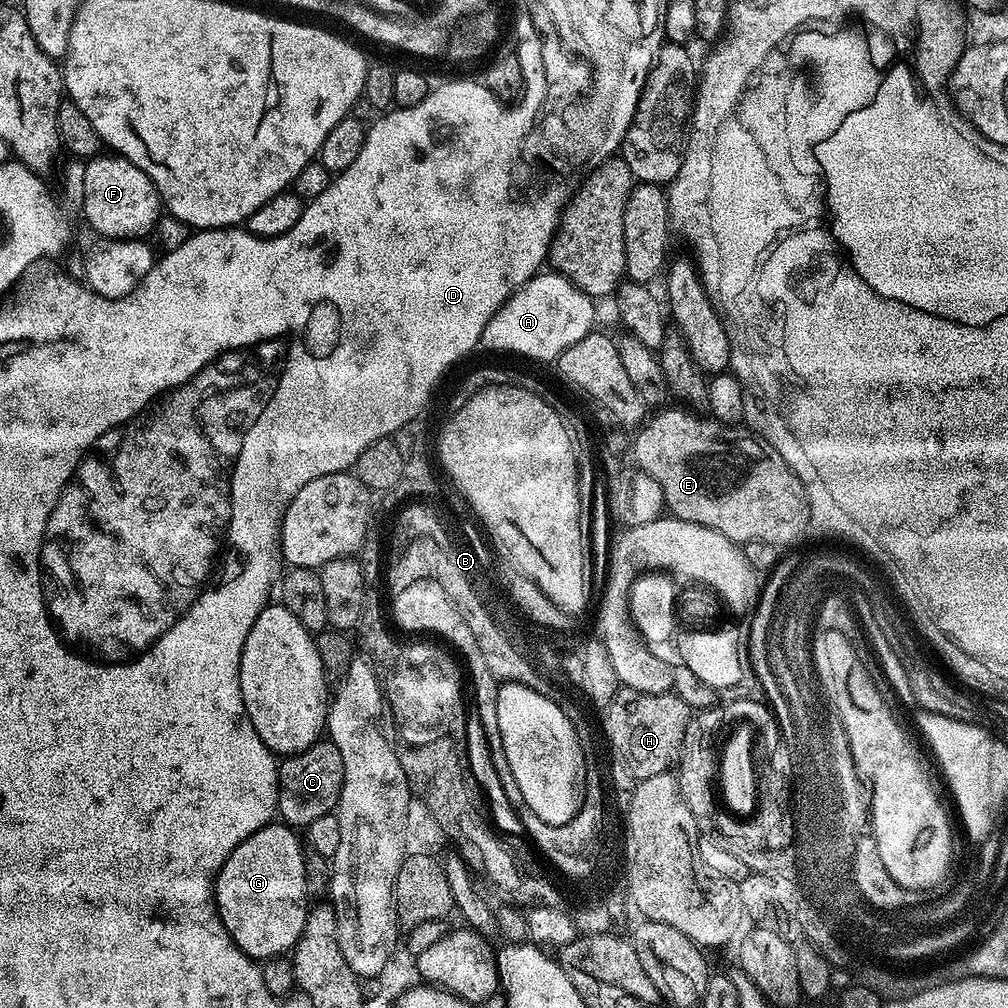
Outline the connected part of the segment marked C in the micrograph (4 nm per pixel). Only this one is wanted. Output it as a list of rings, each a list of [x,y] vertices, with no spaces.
[[[321,738],[298,754],[283,757],[278,764],[276,781],[279,819],[293,829],[307,829],[309,824],[323,815],[335,813],[336,803],[340,801],[344,785],[342,754],[332,740]]]

